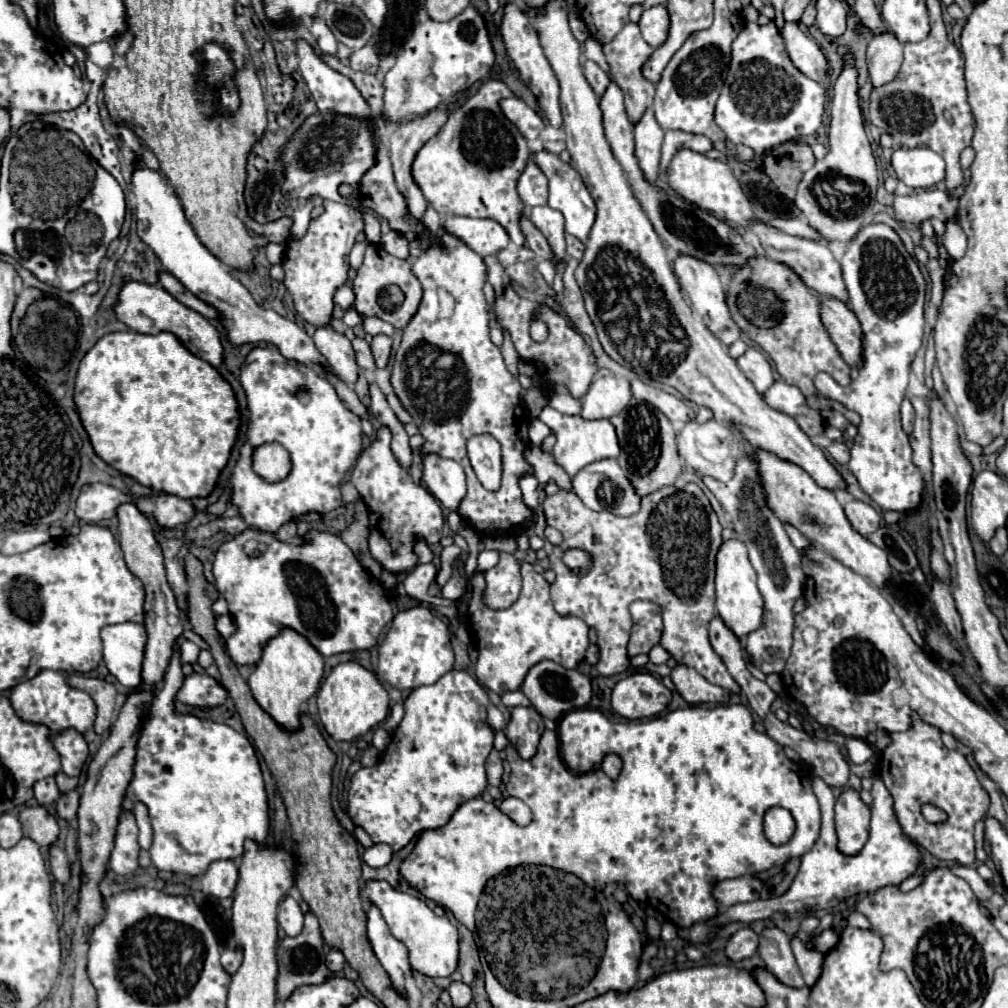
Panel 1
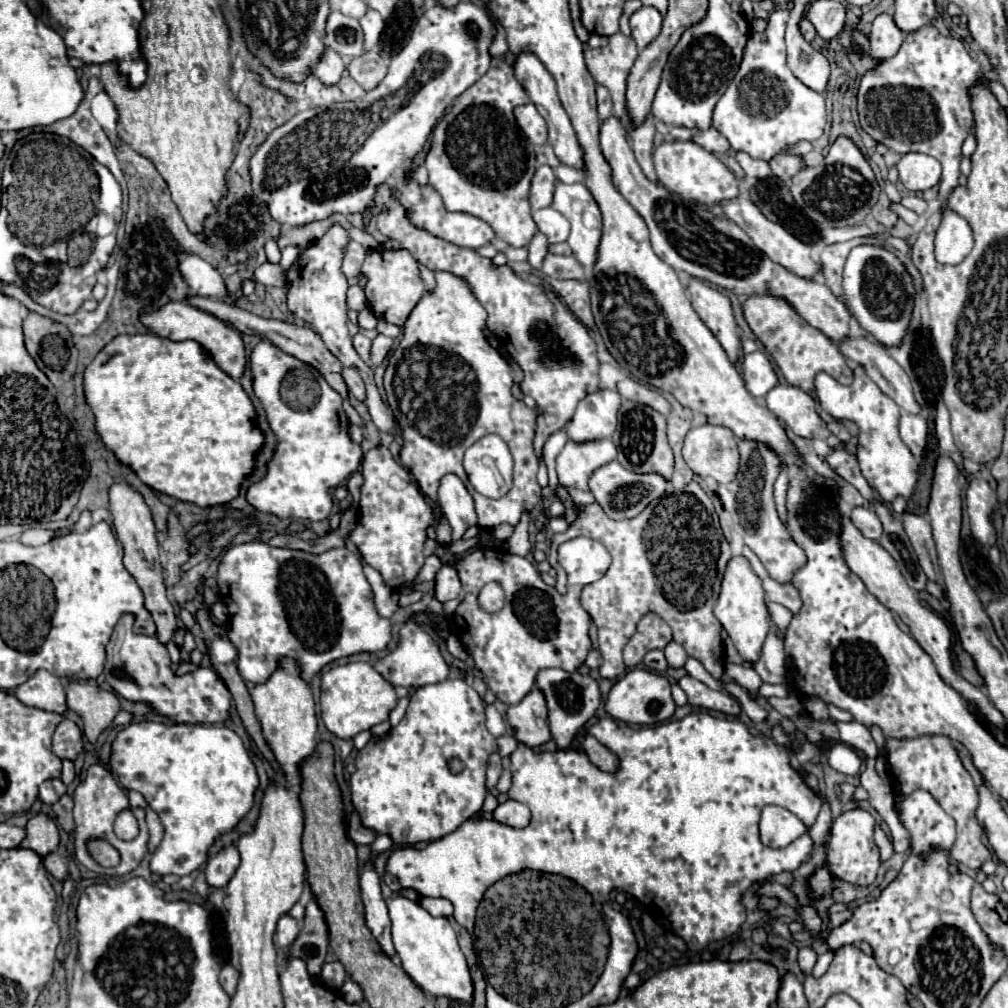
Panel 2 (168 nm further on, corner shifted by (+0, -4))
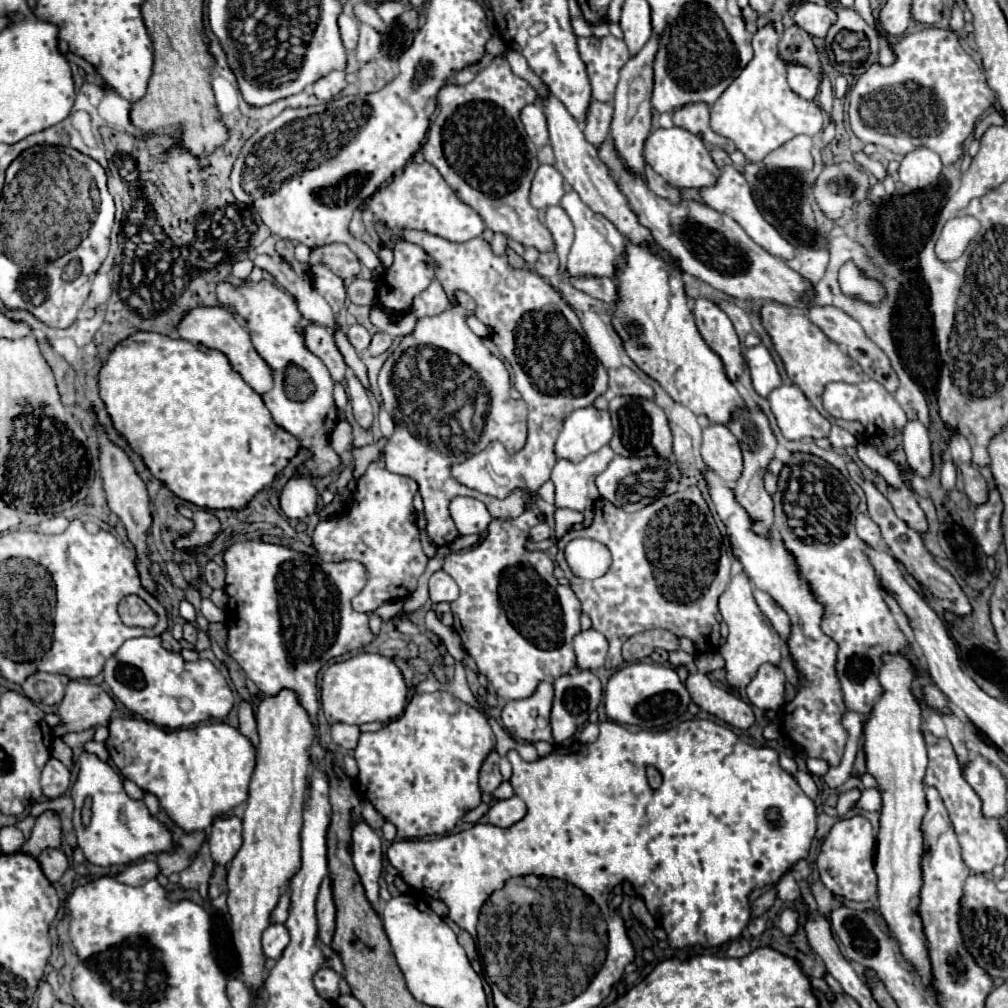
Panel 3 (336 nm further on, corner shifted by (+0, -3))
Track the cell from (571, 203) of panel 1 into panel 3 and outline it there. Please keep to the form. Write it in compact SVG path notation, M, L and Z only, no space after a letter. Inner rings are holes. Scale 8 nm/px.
M568 192L560 206L568 212L574 228L576 228L576 238L574 244L570 248L568 260L566 260L566 272L570 278L576 276L608 276L614 278L616 272L620 272L620 268L624 268L626 264L626 238L614 228L612 222L608 222L604 216L592 212L582 200L580 196L576 196L576 192Z

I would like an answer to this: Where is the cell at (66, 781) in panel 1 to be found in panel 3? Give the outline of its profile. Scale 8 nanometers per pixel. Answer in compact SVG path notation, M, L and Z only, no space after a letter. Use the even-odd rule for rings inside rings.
M56 738L52 744L52 756L58 758L60 762L64 762L66 766L72 766L72 750L60 738Z

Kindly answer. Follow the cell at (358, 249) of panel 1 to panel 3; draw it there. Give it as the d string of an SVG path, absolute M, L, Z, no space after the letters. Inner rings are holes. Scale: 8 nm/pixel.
M328 244L312 248L308 264L324 264L342 280L348 280L360 272L358 256L346 244Z

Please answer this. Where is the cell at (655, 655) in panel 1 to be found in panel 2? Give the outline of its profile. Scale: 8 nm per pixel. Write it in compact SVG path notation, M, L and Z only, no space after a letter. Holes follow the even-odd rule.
M674 641L666 645L666 649L664 649L664 655L666 655L668 667L674 667L674 669L682 667L682 665L686 663L686 659L688 659L688 655L686 655L684 647L682 647L682 645L678 645L678 643L674 643Z

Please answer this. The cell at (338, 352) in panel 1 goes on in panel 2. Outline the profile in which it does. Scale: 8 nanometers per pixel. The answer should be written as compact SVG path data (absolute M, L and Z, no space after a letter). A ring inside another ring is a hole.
M344 367L342 377L344 377L346 385L348 385L348 391L352 395L356 395L360 401L364 401L364 381L362 381L360 373L356 373L356 369L352 369L352 367Z

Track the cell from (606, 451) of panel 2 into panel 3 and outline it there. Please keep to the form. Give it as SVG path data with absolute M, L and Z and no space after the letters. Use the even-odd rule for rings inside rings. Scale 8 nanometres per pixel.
M604 446L578 464L558 460L550 478L556 486L556 508L570 508L582 512L592 506L600 496L594 486L594 478L610 464L612 458L612 448Z

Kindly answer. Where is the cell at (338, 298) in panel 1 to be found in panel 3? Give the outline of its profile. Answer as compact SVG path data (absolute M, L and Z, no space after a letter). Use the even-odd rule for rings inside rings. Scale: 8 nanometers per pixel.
M352 280L346 288L348 292L348 298L354 302L354 304L360 304L360 306L374 306L376 304L376 280Z

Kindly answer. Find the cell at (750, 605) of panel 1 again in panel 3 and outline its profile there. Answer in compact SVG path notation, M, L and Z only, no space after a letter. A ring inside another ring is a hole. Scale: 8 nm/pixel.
M738 574L730 580L728 588L720 596L720 614L724 622L728 624L728 638L726 644L722 646L722 658L724 658L724 670L726 670L726 680L730 687L744 689L750 680L756 676L758 668L762 664L780 664L782 656L782 640L778 632L774 630L772 622L760 612L758 604L754 602L752 596L752 584L746 574Z

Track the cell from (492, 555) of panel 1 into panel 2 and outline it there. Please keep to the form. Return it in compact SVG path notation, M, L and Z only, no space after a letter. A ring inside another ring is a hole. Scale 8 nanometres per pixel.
M524 513L520 523L514 529L514 535L504 543L504 549L514 555L528 555L530 543L528 543L528 523L530 523L530 513Z

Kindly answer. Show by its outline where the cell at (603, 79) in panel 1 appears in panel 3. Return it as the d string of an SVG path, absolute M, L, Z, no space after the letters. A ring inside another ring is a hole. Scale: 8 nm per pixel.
M594 100L590 104L590 112L588 112L588 118L584 124L586 140L598 148L608 138L610 122L612 122L612 104Z

